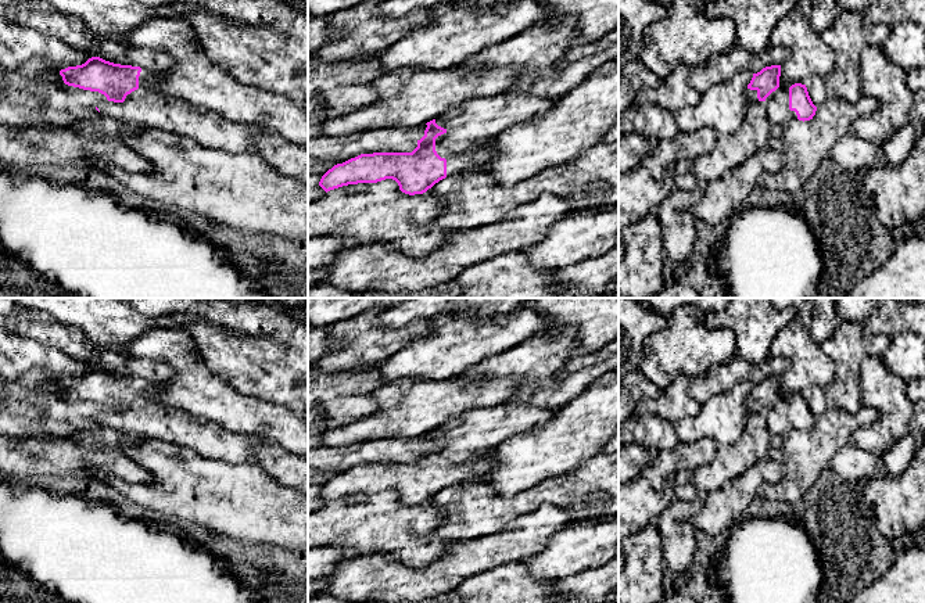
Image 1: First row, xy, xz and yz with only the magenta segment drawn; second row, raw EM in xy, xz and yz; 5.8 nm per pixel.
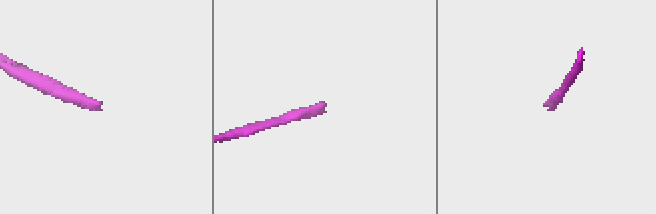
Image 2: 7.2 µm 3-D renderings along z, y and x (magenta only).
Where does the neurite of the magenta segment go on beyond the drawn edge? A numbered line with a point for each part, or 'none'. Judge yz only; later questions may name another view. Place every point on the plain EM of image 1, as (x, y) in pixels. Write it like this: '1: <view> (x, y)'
1: yz (778, 423)

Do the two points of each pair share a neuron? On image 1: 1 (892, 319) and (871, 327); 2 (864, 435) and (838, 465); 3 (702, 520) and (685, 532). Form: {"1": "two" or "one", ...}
{"1": "one", "2": "two", "3": "two"}

